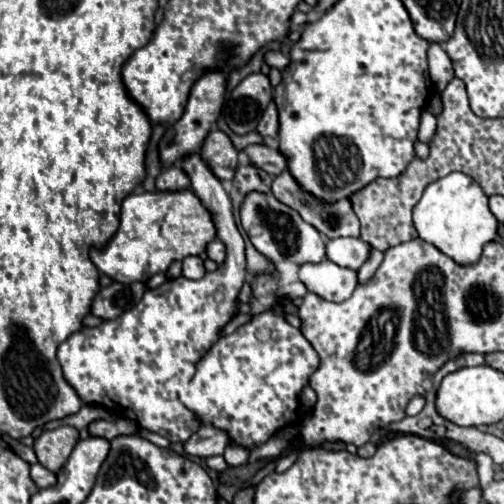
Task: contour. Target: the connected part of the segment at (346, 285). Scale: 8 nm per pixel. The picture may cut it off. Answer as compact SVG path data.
M324 259L320 263L300 265L298 277L308 287L308 291L312 291L328 301L348 299L358 285L356 271L332 265L332 261L328 261L328 259Z

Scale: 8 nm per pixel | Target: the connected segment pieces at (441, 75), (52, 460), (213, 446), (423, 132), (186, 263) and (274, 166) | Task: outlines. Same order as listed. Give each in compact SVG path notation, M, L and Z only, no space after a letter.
M430 43L428 47L428 67L430 67L430 79L436 87L436 91L444 91L448 81L454 77L452 73L452 61L442 49L440 43Z
M64 425L52 431L44 431L38 439L34 439L32 449L38 457L38 463L56 473L56 469L60 469L64 461L68 461L76 441L78 441L78 429Z
M202 425L190 439L182 443L184 453L192 457L210 457L210 455L222 455L224 445L224 433L216 433L216 429L208 429L208 425Z
M424 111L424 113L422 113L422 117L420 117L418 139L420 139L420 141L424 141L424 143L428 143L428 141L430 141L430 137L434 135L434 131L436 131L436 117L434 117L432 113Z
M190 255L190 257L184 257L182 261L182 275L188 277L188 279L200 279L204 277L206 269L202 265L202 259L196 257L196 255Z
M248 145L244 153L250 165L266 171L272 177L286 169L286 157L276 149L268 149L266 145Z

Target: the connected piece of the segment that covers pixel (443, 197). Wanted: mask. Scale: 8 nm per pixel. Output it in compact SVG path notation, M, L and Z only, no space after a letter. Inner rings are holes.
M450 173L442 179L432 181L424 189L420 201L414 205L412 219L420 239L432 243L462 265L476 263L480 259L484 245L496 237L498 227L498 221L488 207L488 197L480 185L464 173Z

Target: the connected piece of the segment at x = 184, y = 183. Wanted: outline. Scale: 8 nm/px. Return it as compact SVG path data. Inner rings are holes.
M176 165L172 169L162 169L162 173L156 179L158 191L184 191L188 189L188 177L184 177L184 171Z

